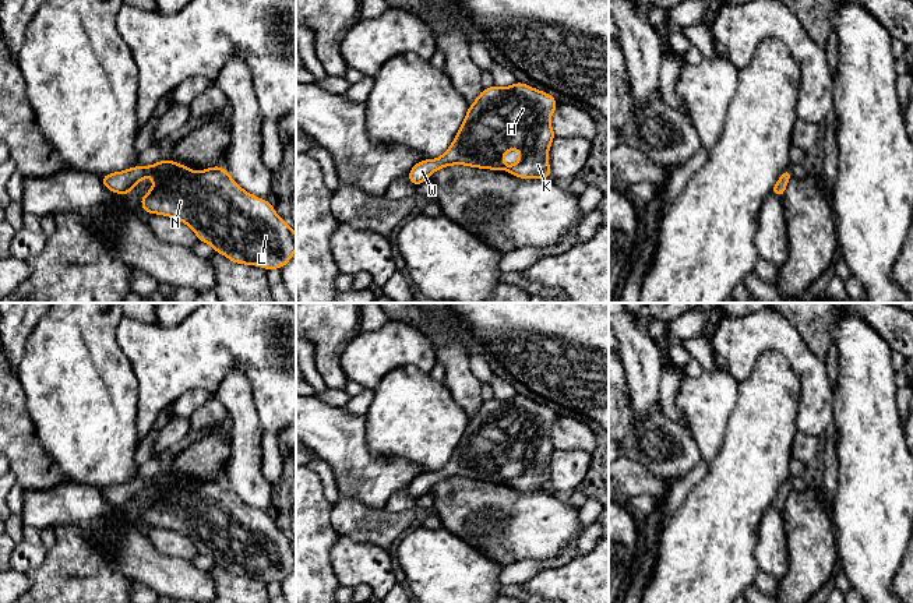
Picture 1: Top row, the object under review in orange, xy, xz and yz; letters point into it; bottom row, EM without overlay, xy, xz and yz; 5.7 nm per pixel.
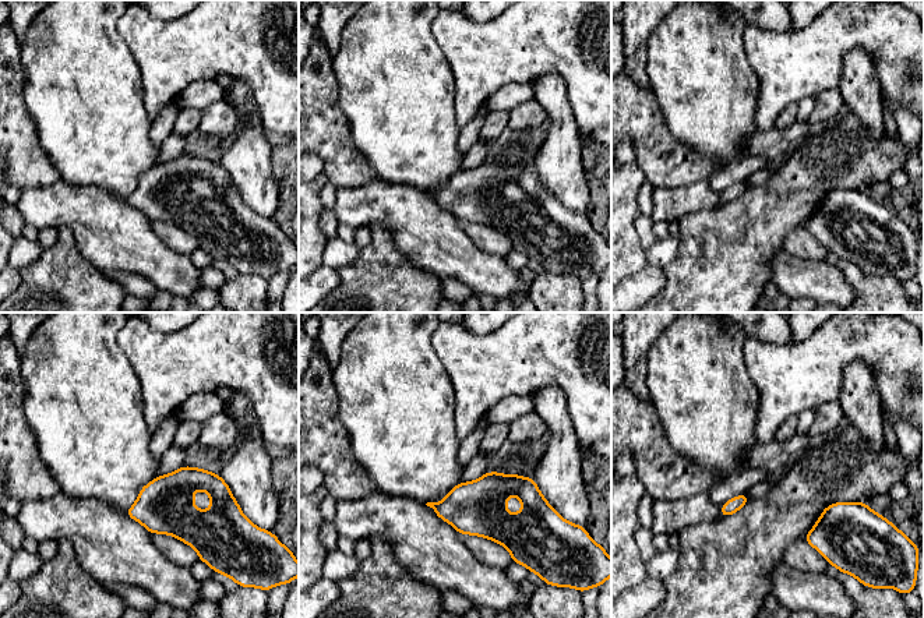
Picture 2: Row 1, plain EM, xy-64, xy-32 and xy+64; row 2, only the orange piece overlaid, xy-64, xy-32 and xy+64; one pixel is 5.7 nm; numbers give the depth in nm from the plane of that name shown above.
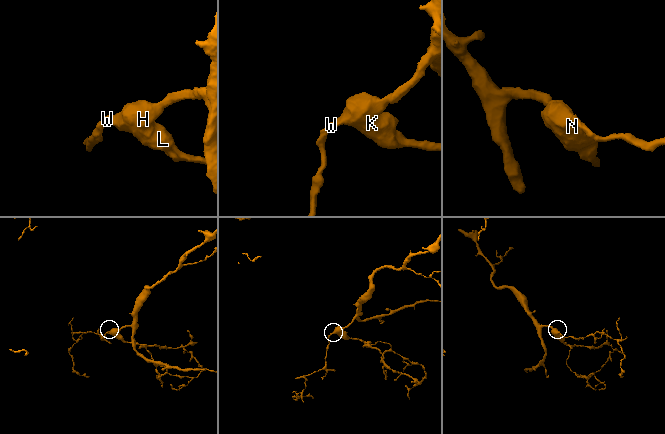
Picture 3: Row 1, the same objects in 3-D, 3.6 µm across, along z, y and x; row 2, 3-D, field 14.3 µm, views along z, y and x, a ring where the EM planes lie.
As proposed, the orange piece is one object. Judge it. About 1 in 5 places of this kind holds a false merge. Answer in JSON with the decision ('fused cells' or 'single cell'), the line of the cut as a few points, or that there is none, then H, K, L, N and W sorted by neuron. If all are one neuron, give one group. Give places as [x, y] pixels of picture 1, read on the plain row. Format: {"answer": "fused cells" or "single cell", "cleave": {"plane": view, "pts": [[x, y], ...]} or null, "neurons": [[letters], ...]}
{"answer": "single cell", "cleave": null, "neurons": [["H", "K", "L", "N", "W"]]}

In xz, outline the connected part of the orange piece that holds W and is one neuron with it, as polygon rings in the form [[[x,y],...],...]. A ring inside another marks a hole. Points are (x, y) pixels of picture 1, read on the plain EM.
[[[519,394],[507,401],[498,401],[496,398],[484,401],[477,412],[469,417],[468,426],[451,459],[437,472],[417,475],[408,486],[409,496],[420,498],[436,483],[451,477],[505,483],[518,491],[551,491],[547,468],[556,447],[550,437],[550,430],[557,419],[558,415],[553,408],[537,403]],[[511,462],[519,462],[521,472],[511,479],[505,479],[504,465]]]

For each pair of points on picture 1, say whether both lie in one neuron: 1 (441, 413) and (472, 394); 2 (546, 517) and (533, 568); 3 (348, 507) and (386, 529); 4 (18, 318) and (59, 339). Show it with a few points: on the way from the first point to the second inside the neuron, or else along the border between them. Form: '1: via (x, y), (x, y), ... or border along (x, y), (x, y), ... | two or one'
1: border along (443, 383), (453, 399), (469, 416) | two
2: border along (564, 547), (545, 560), (518, 560), (503, 566) | two
3: via (358, 517), (365, 524), (376, 525) | one
4: border along (41, 317), (31, 331), (21, 356) | two

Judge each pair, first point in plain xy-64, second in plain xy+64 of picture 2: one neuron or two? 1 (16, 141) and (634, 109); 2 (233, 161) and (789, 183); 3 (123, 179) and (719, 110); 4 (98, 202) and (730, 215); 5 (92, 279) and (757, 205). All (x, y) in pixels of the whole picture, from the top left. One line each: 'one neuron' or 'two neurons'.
1: one neuron
2: two neurons
3: one neuron
4: two neurons
5: one neuron

